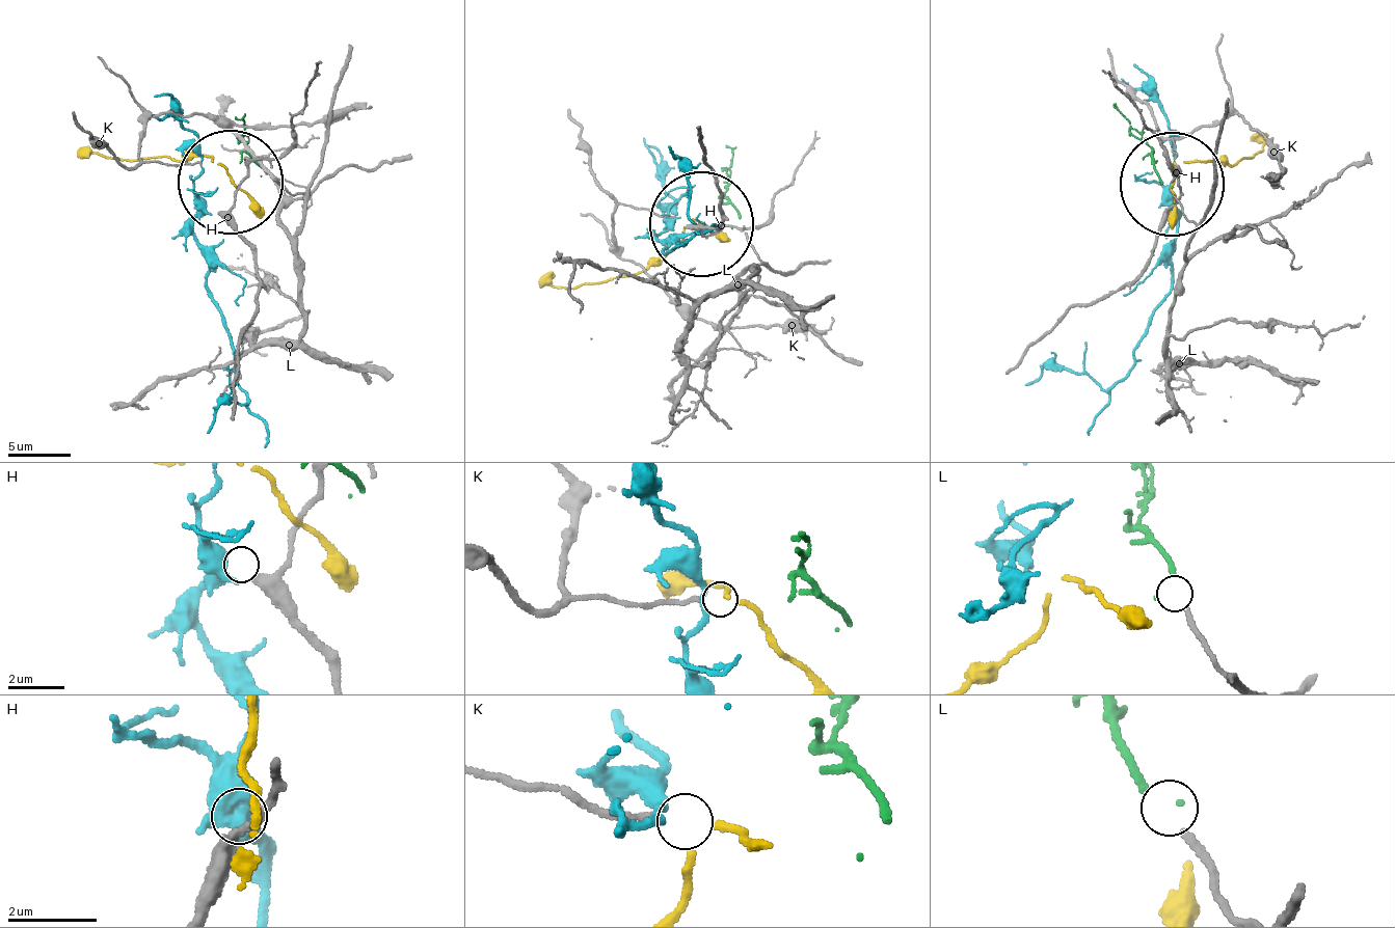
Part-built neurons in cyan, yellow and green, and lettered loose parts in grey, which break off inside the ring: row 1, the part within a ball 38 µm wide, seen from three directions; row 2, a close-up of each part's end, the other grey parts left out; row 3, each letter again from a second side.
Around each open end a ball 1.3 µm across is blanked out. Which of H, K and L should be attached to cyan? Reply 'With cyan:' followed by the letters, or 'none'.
With cyan: none

